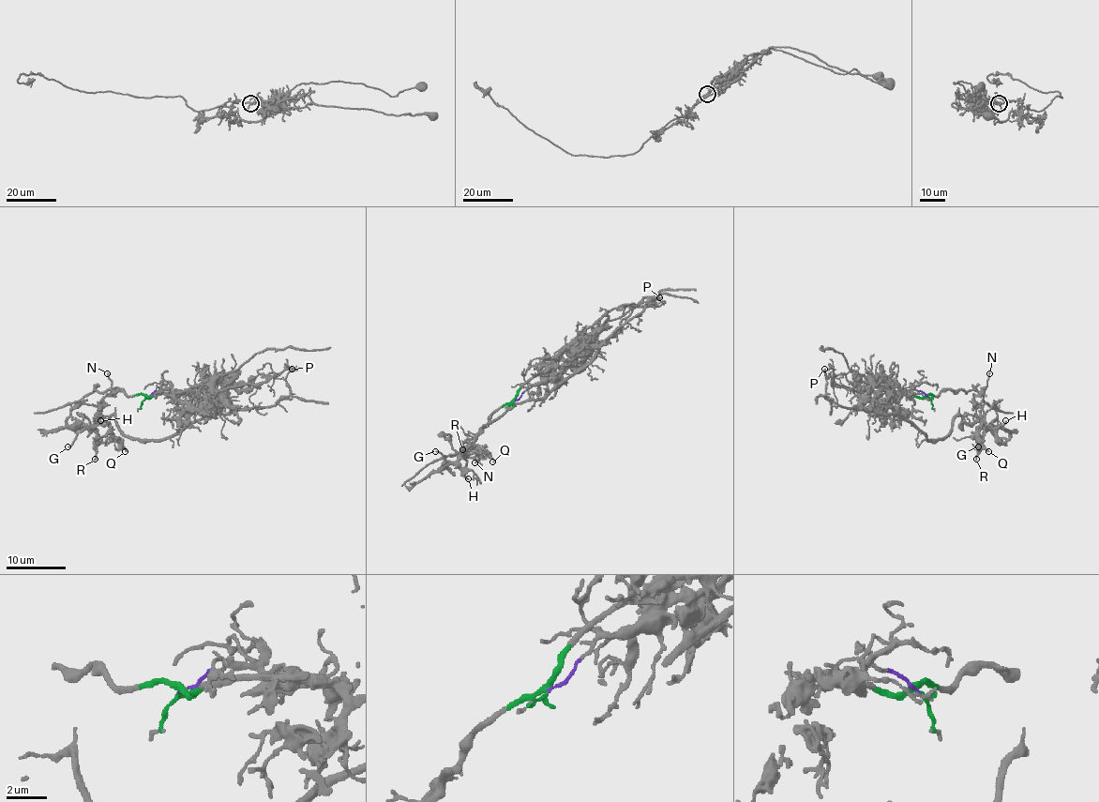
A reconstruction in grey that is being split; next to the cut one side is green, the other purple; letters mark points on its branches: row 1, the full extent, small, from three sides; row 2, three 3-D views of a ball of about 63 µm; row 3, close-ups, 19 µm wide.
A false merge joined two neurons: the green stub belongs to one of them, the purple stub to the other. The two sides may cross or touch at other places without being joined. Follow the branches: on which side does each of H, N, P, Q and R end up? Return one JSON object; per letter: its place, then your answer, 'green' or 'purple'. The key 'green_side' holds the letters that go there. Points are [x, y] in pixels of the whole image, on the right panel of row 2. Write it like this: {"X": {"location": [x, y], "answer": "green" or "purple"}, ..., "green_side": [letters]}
{"H": {"location": [1005, 420], "answer": "purple"}, "N": {"location": [989, 373], "answer": "green"}, "P": {"location": [824, 369], "answer": "purple"}, "Q": {"location": [988, 451], "answer": "green"}, "R": {"location": [976, 459], "answer": "purple"}, "green_side": ["N", "Q"]}

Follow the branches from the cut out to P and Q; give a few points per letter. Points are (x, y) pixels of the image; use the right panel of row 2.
P: (928, 397), (913, 389), (906, 390), (898, 398), (875, 400), (867, 408), (847, 408), (825, 397), (824, 369)
Q: (928, 397), (947, 389), (976, 390), (982, 398), (985, 418), (979, 430), (979, 441), (989, 451)

